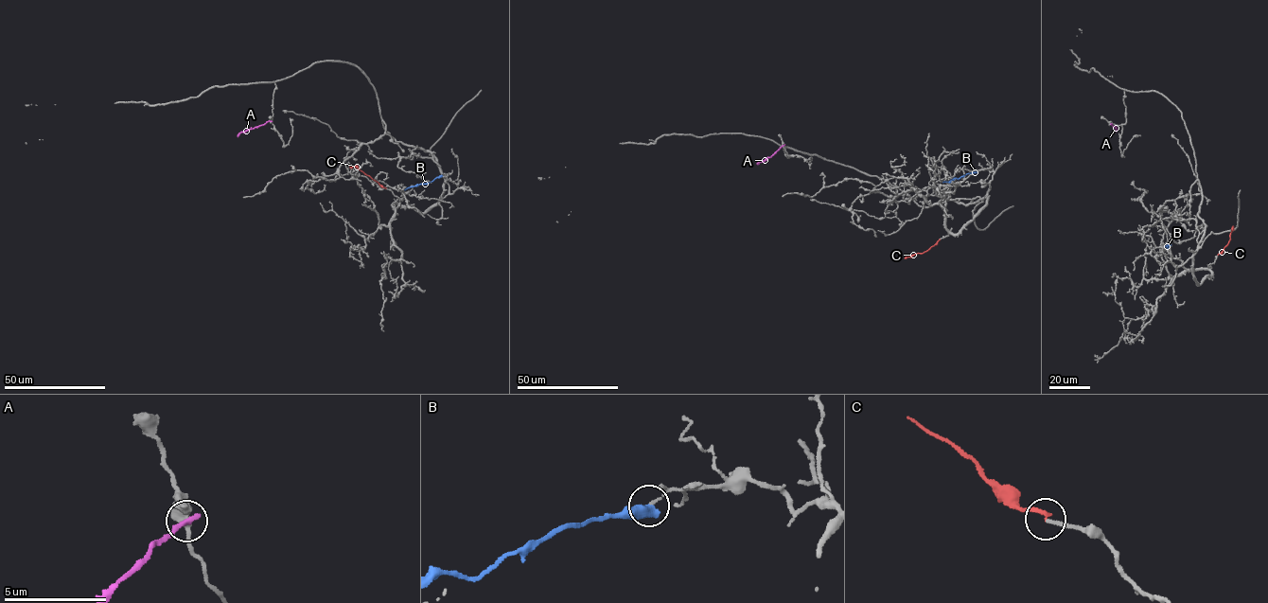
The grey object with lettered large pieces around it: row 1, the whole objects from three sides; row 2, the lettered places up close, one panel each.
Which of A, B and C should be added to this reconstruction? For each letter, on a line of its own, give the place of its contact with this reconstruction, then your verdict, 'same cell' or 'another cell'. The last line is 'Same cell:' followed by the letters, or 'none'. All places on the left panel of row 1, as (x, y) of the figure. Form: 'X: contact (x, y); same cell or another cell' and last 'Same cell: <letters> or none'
A: contact (271, 120); another cell
B: contact (441, 175); another cell
C: contact (385, 188); another cell
Same cell: none

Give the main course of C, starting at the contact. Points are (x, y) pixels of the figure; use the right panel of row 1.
C: (1218, 255), (1229, 240), (1233, 227)

